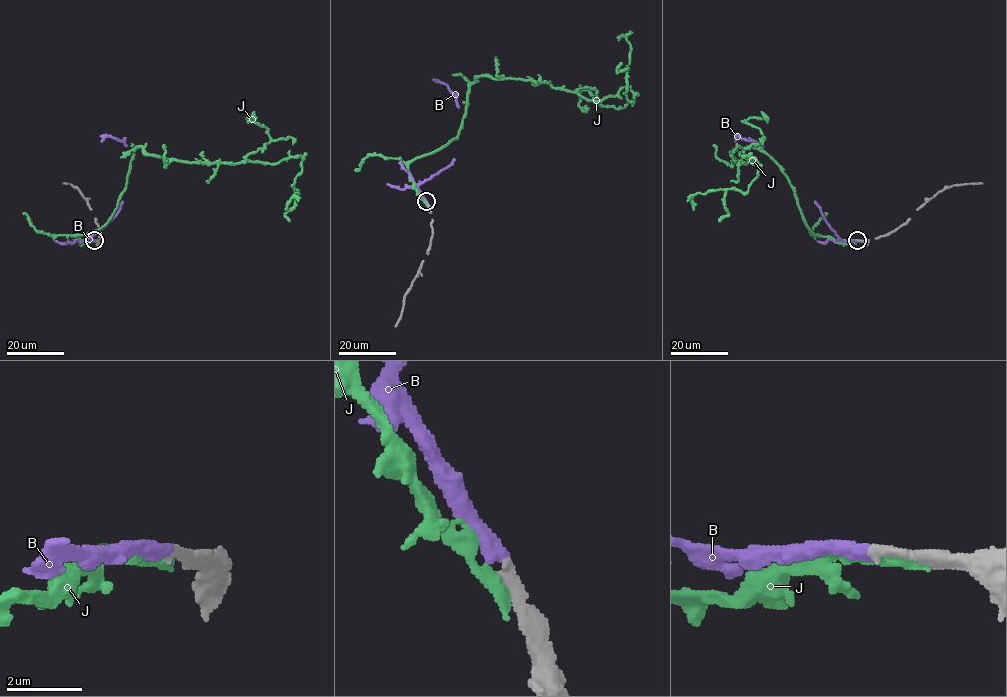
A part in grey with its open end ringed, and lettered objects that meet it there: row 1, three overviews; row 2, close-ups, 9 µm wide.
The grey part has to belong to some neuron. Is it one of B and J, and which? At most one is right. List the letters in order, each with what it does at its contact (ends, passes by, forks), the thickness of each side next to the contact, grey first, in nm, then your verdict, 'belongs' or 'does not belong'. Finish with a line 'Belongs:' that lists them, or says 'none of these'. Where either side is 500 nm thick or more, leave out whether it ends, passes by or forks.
B: it ends; calibres 320 and 440 nm; belongs
J: it ends; calibres 400 and 380 nm; does not belong
Belongs: B

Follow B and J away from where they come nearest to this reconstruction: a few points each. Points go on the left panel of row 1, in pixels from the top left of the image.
B: (94, 240), (86, 240), (111, 219), (121, 203), (126, 146), (113, 137), (107, 136), (101, 142)
J: (94, 240), (76, 236), (107, 222), (140, 146), (189, 162), (300, 156), (299, 193), (285, 210)

